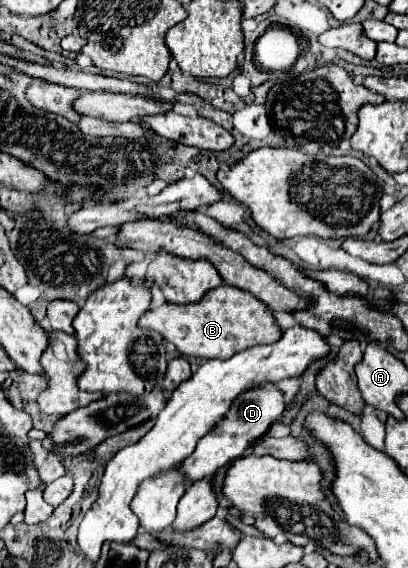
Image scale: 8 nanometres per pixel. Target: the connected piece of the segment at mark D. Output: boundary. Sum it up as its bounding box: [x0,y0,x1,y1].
[181,383,285,485]

